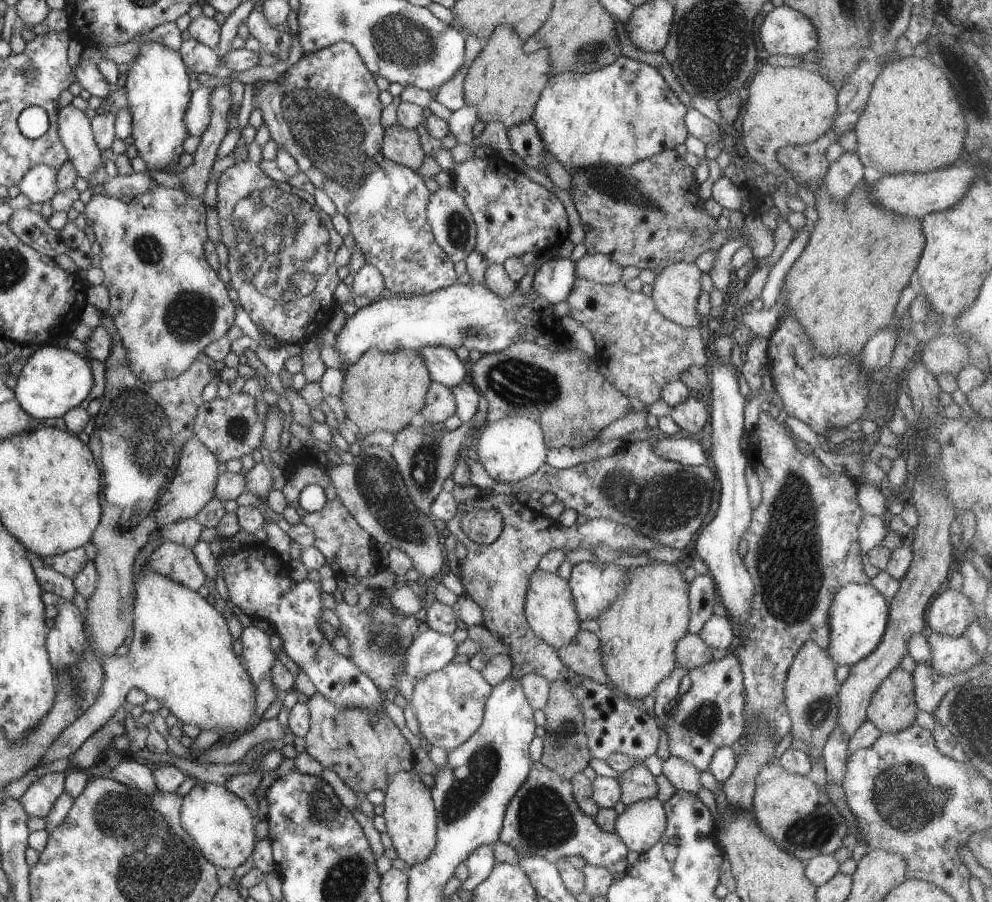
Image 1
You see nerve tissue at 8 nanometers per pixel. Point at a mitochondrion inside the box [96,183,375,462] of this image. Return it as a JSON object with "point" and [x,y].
{"point":[189,316]}

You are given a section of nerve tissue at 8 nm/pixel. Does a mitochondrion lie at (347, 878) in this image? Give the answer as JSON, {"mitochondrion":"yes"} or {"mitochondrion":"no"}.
{"mitochondrion":"yes"}

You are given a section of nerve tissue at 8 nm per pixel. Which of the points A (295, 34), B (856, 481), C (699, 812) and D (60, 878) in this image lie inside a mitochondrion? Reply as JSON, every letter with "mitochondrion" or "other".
{"A":"other","B":"other","C":"other","D":"other"}

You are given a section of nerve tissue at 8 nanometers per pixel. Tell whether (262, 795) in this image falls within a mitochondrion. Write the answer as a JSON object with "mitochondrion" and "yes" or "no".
{"mitochondrion":"no"}

